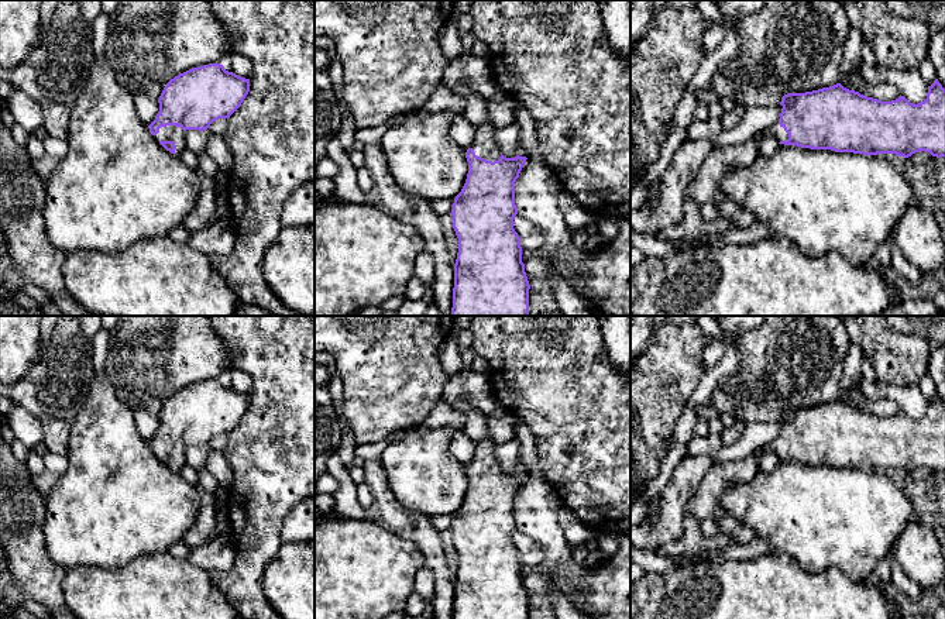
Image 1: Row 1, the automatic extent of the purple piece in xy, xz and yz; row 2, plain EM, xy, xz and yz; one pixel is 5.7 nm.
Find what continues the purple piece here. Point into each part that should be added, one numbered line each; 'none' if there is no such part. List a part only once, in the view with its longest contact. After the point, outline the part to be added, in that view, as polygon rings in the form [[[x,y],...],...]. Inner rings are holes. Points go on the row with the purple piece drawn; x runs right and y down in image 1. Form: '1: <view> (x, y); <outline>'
1: xz (484, 145); [[[487,117],[485,121],[477,128],[475,140],[474,140],[474,144],[471,145],[477,157],[481,157],[492,162],[498,161],[501,157],[498,144],[494,140],[495,130],[496,128]]]

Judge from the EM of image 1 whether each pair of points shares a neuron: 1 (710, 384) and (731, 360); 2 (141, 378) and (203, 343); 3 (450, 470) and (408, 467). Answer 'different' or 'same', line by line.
1: same
2: same
3: same

